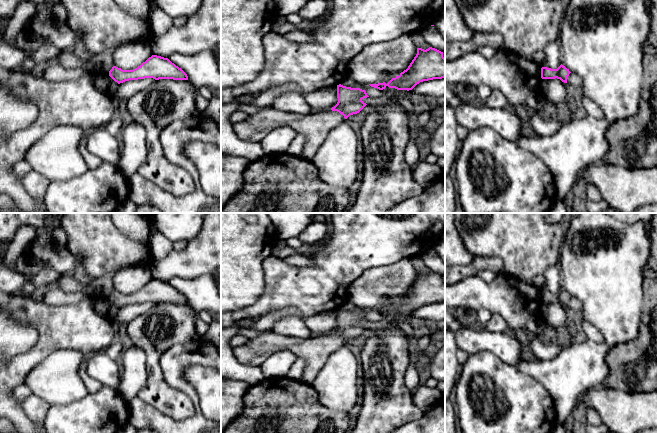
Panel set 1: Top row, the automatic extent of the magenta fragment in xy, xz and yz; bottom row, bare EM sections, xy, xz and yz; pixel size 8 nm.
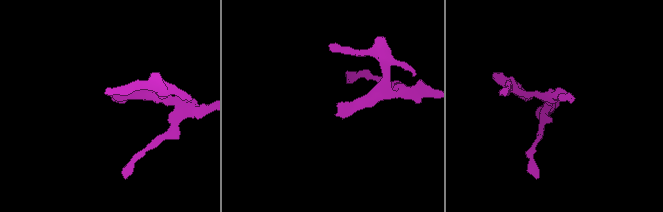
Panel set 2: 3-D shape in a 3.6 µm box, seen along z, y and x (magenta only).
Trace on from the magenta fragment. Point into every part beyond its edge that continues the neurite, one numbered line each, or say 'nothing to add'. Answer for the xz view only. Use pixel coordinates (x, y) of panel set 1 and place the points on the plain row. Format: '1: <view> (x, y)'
1: xz (314, 351)

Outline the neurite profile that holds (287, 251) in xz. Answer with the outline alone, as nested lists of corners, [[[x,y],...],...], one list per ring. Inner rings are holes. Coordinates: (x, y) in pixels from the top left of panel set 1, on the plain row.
[[[286,245],[284,248],[280,249],[277,246],[274,247],[272,255],[284,260],[287,257],[297,254],[296,249]]]

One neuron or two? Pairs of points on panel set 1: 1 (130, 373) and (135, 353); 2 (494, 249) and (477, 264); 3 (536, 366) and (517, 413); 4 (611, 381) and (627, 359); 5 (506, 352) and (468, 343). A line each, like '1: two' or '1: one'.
1: one
2: two
3: two
4: one
5: one

